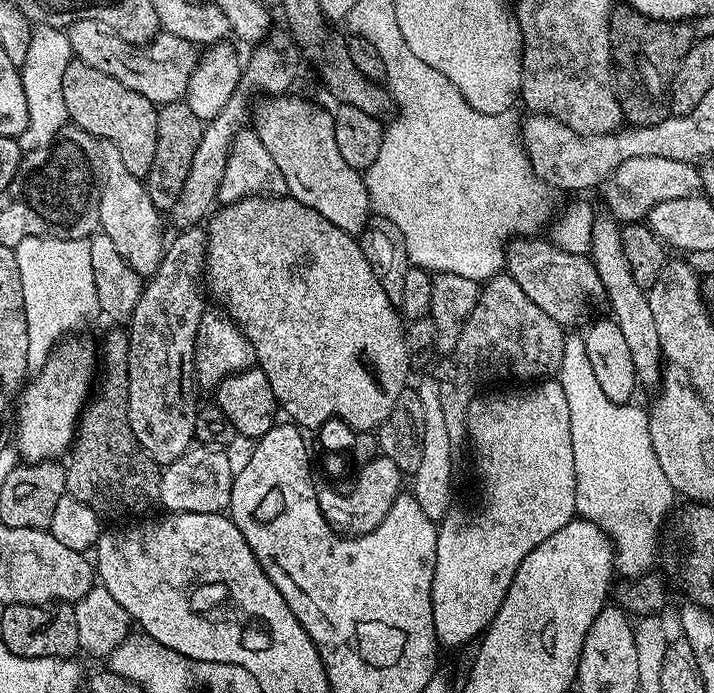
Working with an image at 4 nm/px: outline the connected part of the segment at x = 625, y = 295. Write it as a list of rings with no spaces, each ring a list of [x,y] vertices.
[[[608,214],[597,215],[592,221],[592,243],[590,257],[593,266],[604,284],[606,301],[612,307],[611,315],[618,330],[626,337],[626,346],[630,346],[630,358],[634,358],[634,374],[637,385],[655,389],[661,383],[660,364],[665,363],[664,351],[658,338],[658,325],[654,323],[654,314],[650,314],[648,293],[636,283],[630,264],[623,254],[621,225]]]

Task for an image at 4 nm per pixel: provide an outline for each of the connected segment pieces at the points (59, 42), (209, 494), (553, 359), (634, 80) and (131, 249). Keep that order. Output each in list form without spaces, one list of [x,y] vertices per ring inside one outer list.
[[[40,26],[33,31],[29,53],[20,68],[28,107],[28,125],[22,137],[25,149],[31,150],[39,144],[50,142],[50,138],[69,123],[66,102],[62,102],[62,74],[66,74],[66,66],[73,59],[67,31],[56,26]]]
[[[196,444],[188,448],[182,458],[170,462],[160,473],[160,504],[168,507],[169,513],[189,512],[190,514],[223,513],[228,508],[234,467],[229,453],[211,444]]]
[[[497,274],[479,289],[474,300],[472,313],[464,321],[464,329],[452,351],[443,357],[444,361],[436,368],[434,379],[438,386],[438,394],[442,398],[442,414],[446,414],[446,431],[453,442],[465,439],[468,423],[468,403],[477,395],[476,384],[484,384],[487,380],[508,380],[513,376],[516,382],[539,382],[557,375],[562,366],[564,353],[565,329],[554,318],[550,318],[541,307],[526,296],[514,278],[507,274]]]
[[[616,6],[610,18],[610,42],[616,97],[624,120],[637,128],[649,128],[665,120],[670,115],[668,92],[672,88],[672,79],[680,60],[686,58],[694,43],[693,25],[682,20],[655,20],[633,8]]]
[[[100,140],[98,147],[99,167],[102,169],[99,231],[108,236],[110,242],[114,242],[114,250],[122,254],[125,262],[141,278],[151,278],[158,270],[166,251],[166,240],[160,237],[161,213],[154,206],[154,202],[150,202],[145,181],[126,170],[122,154],[118,154],[118,146],[114,146],[114,142],[109,140]]]

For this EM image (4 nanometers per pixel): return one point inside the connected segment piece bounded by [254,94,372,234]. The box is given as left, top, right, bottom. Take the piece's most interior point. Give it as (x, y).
(300, 136)

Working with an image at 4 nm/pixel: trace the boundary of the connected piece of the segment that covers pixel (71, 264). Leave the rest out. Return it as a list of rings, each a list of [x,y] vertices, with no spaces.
[[[30,235],[29,238],[24,238],[20,243],[16,244],[13,252],[18,261],[18,272],[21,275],[23,309],[26,313],[27,337],[29,338],[29,345],[27,347],[27,364],[31,371],[36,372],[39,371],[41,366],[43,366],[49,359],[53,348],[56,347],[60,340],[62,340],[66,335],[73,333],[70,331],[82,327],[90,318],[95,315],[98,316],[101,313],[100,303],[97,300],[97,287],[94,281],[94,266],[91,265],[91,249],[87,237],[82,239],[60,239],[57,236]]]

